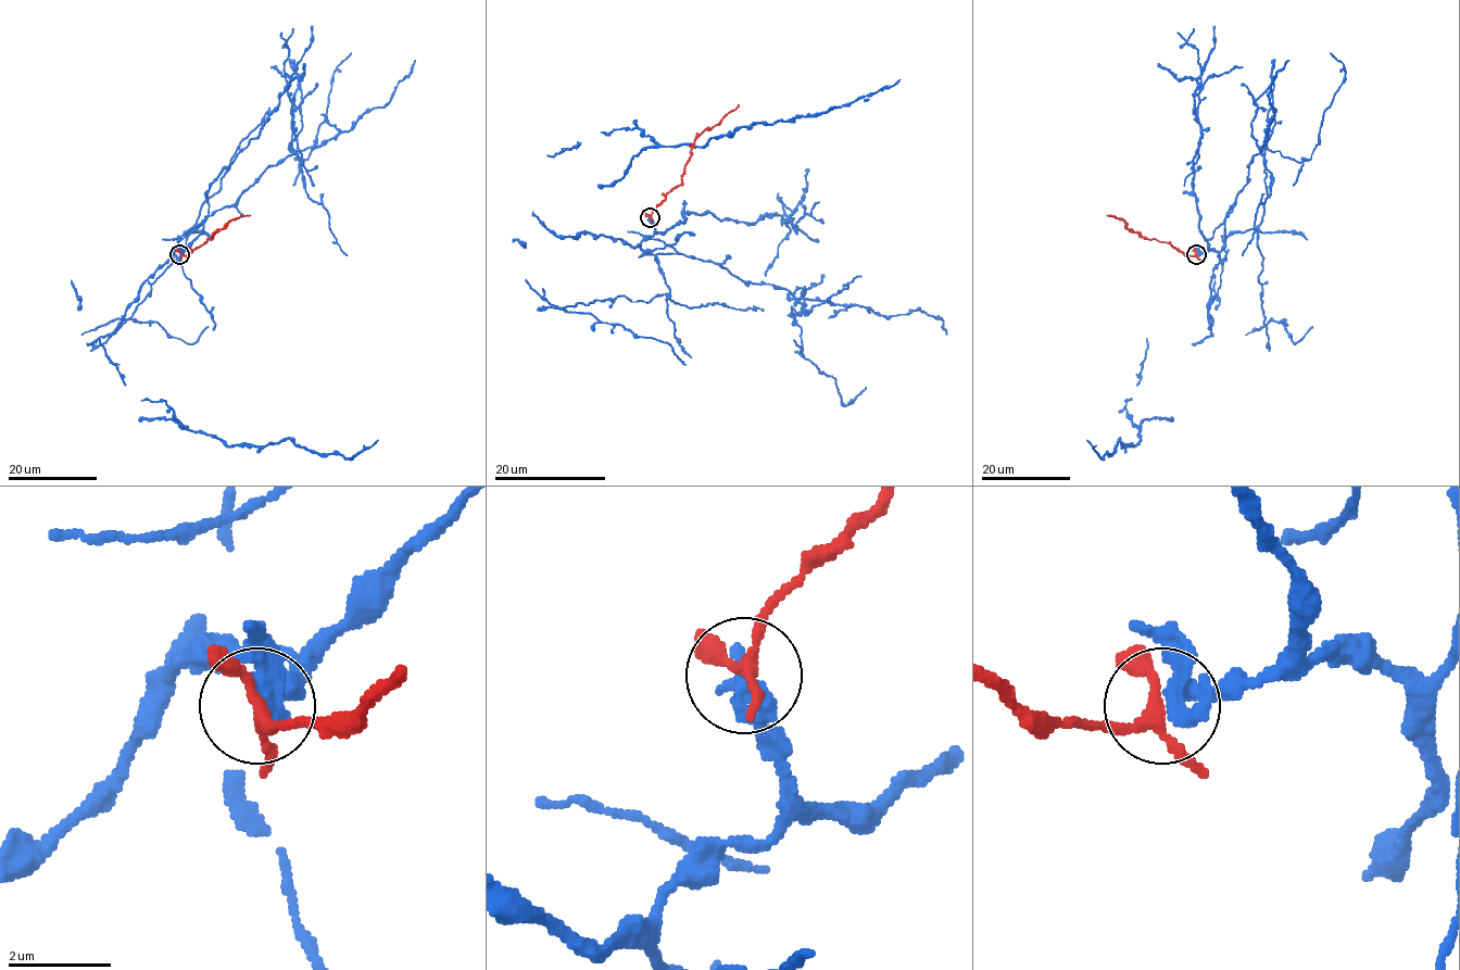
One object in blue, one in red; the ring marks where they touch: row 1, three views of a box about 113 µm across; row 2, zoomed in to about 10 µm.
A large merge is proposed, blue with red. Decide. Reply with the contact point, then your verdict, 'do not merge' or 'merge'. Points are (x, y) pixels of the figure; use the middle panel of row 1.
at (650, 217); do not merge

